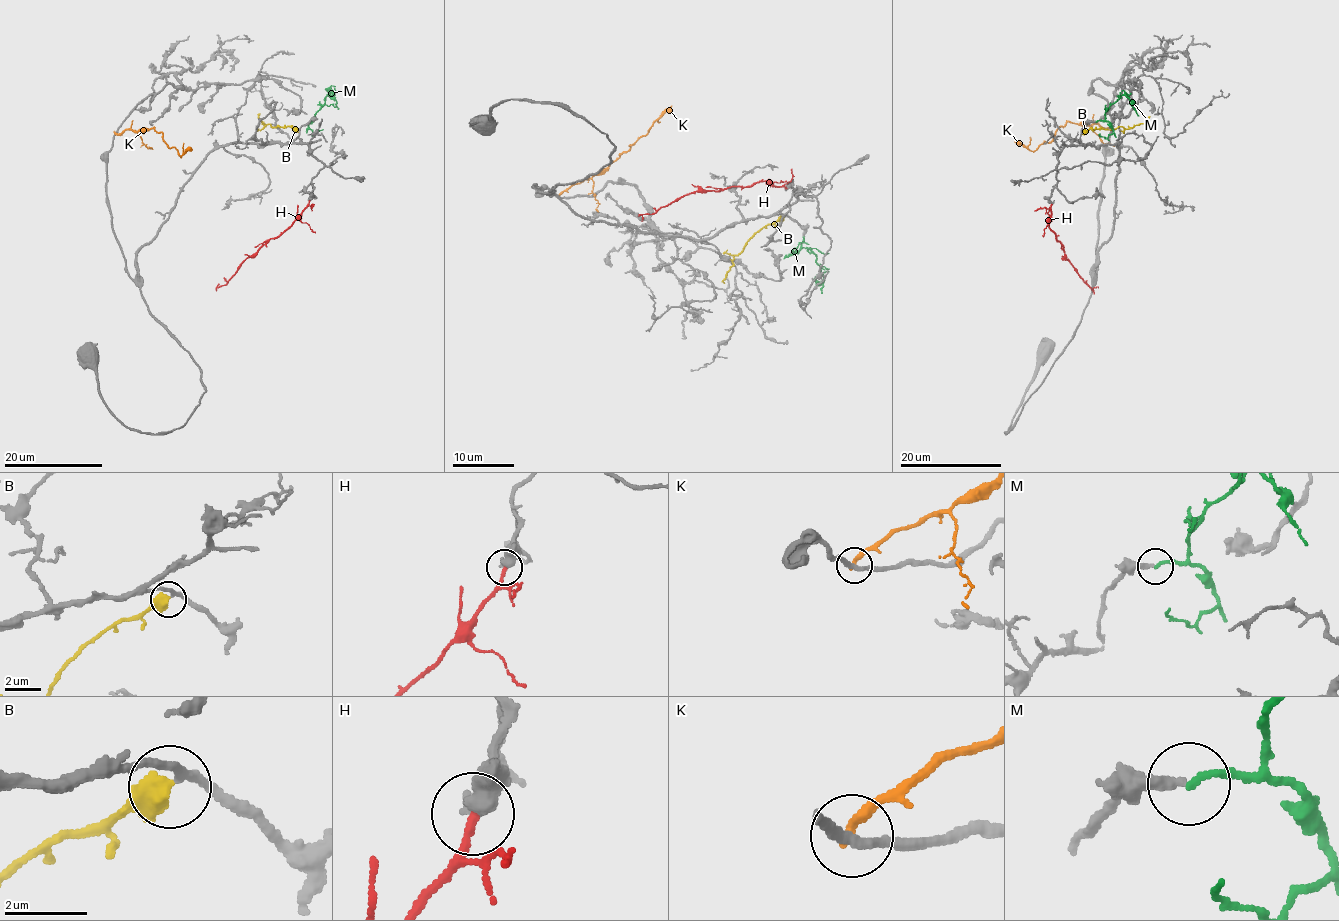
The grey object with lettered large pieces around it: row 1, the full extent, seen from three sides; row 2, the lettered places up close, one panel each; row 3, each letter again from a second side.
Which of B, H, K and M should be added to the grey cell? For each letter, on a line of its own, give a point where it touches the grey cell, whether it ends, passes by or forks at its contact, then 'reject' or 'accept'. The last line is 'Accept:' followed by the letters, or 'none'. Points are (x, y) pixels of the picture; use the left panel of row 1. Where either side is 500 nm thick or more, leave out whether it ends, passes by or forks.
B: (298, 131) | accept
H: (309, 200) | reject
K: (115, 132) | it ends | reject
M: (315, 118) | it ends | accept
Accept: B, M

